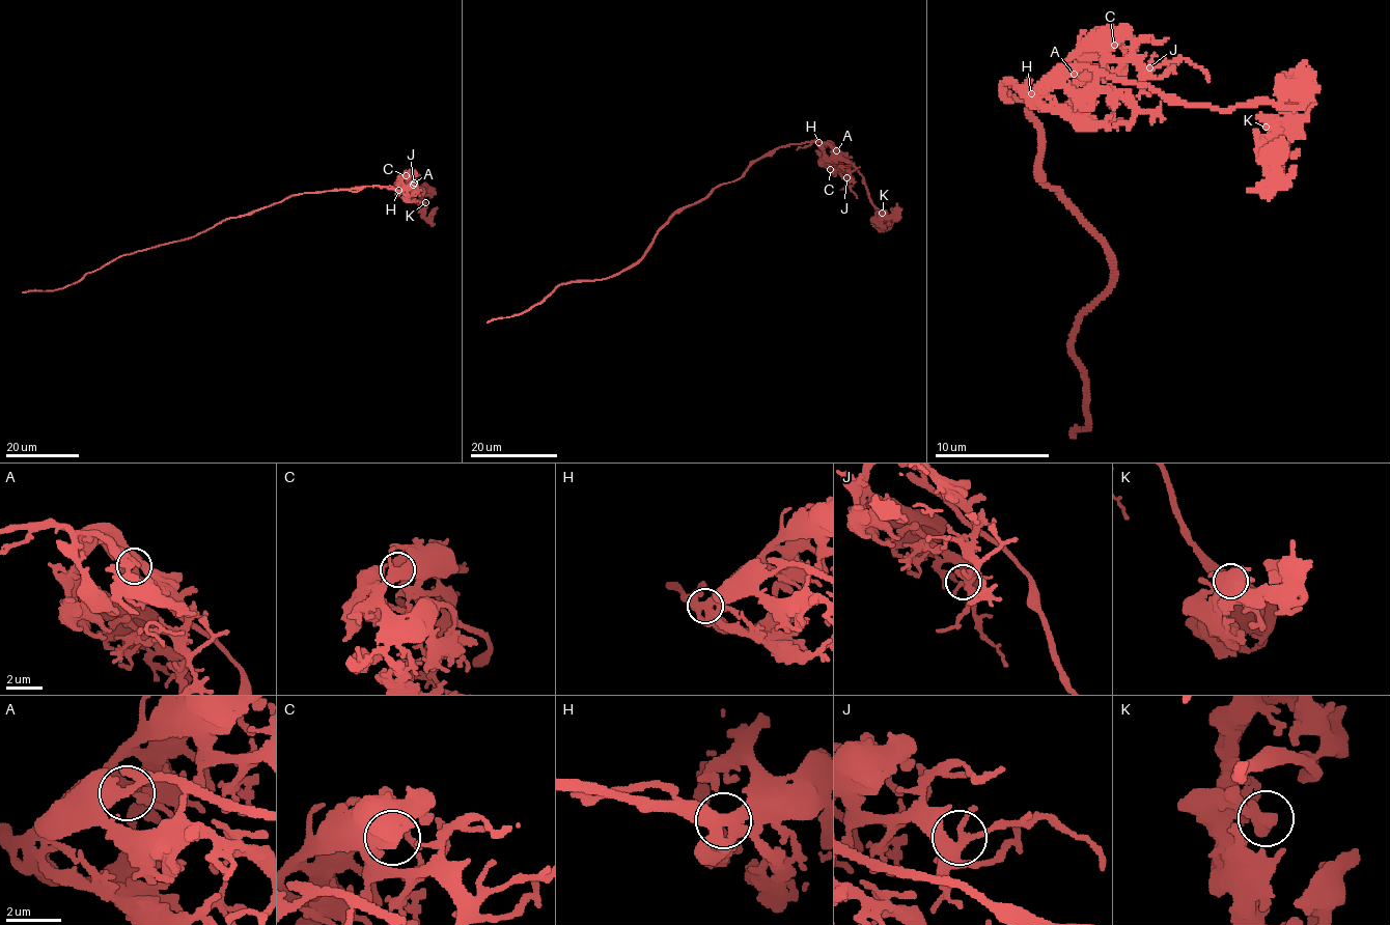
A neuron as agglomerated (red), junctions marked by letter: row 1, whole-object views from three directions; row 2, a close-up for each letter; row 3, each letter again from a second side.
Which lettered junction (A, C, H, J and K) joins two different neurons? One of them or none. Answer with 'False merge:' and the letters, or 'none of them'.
False merge: none of them

